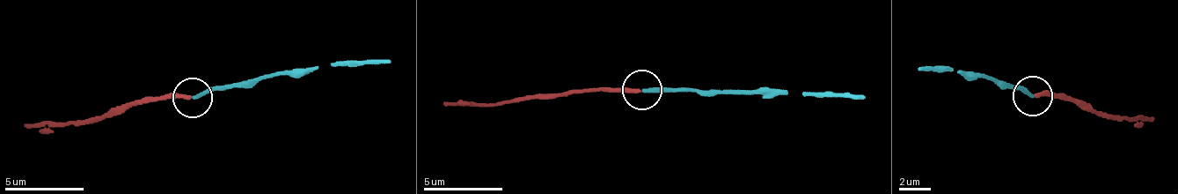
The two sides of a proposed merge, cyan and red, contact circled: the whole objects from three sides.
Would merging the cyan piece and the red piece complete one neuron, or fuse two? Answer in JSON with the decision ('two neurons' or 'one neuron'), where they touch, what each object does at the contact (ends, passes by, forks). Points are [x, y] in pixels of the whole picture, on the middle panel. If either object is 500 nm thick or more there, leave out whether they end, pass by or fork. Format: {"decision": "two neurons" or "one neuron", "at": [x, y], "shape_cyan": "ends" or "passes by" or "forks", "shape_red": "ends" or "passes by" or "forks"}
{"decision": "one neuron", "at": [641, 89], "shape_cyan": "ends", "shape_red": "ends"}

